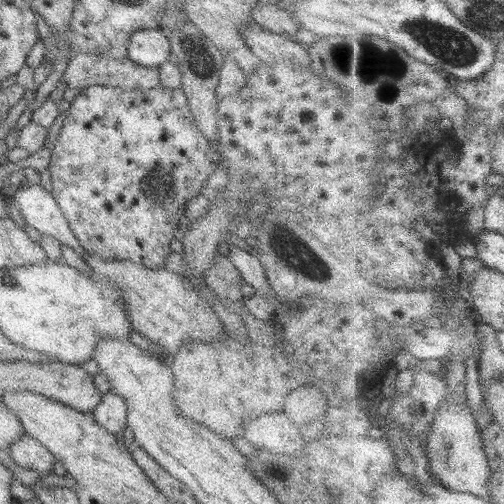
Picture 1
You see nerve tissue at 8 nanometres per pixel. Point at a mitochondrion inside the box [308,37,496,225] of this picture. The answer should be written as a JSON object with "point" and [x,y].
{"point":[383,70]}

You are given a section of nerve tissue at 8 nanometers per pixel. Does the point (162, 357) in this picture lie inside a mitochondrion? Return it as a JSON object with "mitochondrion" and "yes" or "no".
{"mitochondrion":"no"}

